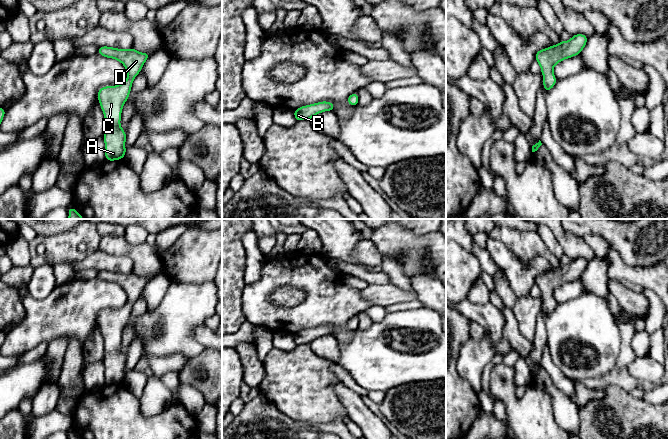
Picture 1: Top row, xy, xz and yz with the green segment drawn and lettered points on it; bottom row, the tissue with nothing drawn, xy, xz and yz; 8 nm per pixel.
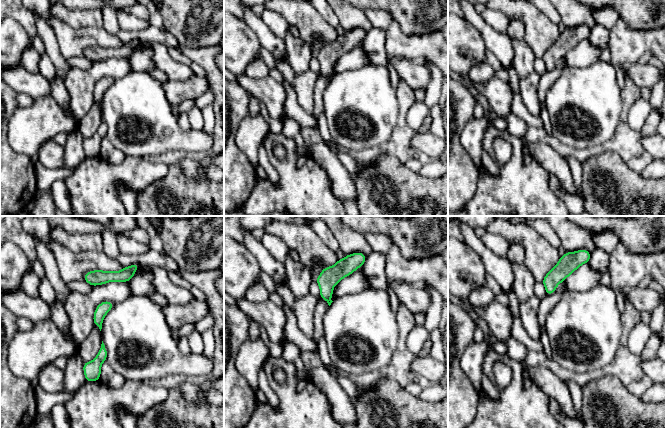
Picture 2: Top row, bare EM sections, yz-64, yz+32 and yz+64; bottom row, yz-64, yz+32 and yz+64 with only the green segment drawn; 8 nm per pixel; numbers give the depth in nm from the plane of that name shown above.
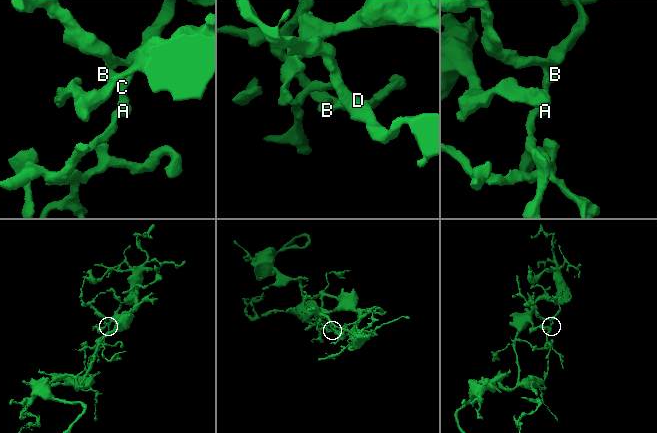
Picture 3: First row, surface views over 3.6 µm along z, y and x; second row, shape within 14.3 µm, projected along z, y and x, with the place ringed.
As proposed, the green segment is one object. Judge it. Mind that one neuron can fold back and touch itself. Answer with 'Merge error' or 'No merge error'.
No merge error

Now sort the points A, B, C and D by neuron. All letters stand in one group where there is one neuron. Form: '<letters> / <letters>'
A B C D

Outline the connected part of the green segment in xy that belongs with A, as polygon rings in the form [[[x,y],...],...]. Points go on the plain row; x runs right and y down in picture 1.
[[[108,270],[98,272],[98,278],[113,282],[121,286],[128,296],[128,302],[116,310],[105,310],[98,314],[97,321],[105,341],[105,366],[106,385],[123,383],[126,378],[126,356],[120,350],[123,329],[126,327],[133,304],[140,297],[150,277],[140,277],[134,271],[118,273]]]

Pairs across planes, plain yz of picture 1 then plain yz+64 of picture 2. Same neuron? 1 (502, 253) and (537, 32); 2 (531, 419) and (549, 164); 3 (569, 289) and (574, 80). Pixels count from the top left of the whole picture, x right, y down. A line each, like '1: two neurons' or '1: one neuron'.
1: two neurons
2: two neurons
3: two neurons

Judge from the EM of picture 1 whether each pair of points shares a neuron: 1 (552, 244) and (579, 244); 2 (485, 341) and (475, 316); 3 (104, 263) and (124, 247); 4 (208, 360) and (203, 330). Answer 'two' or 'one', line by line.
1: two
2: two
3: two
4: two

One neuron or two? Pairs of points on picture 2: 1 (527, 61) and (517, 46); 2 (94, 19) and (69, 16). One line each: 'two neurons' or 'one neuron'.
1: one neuron
2: one neuron

